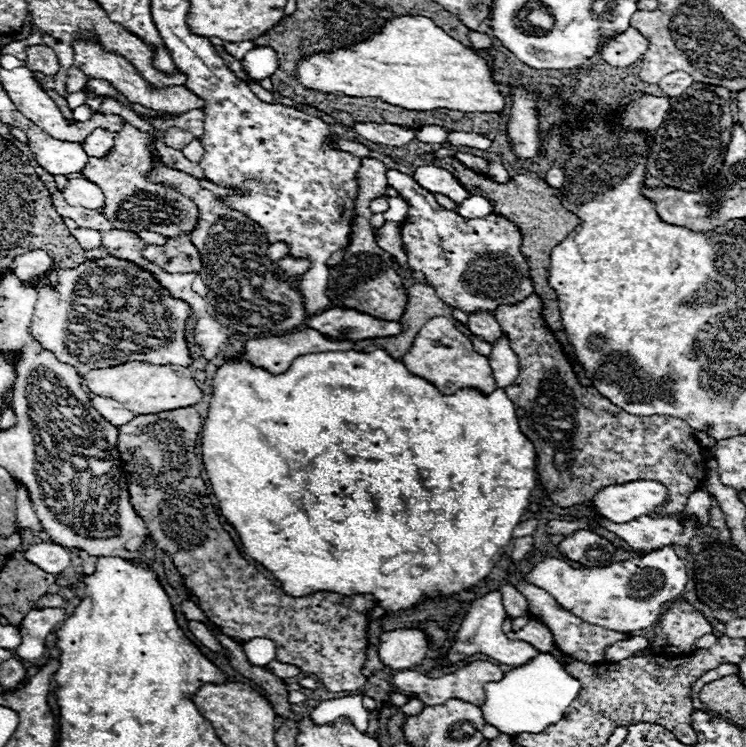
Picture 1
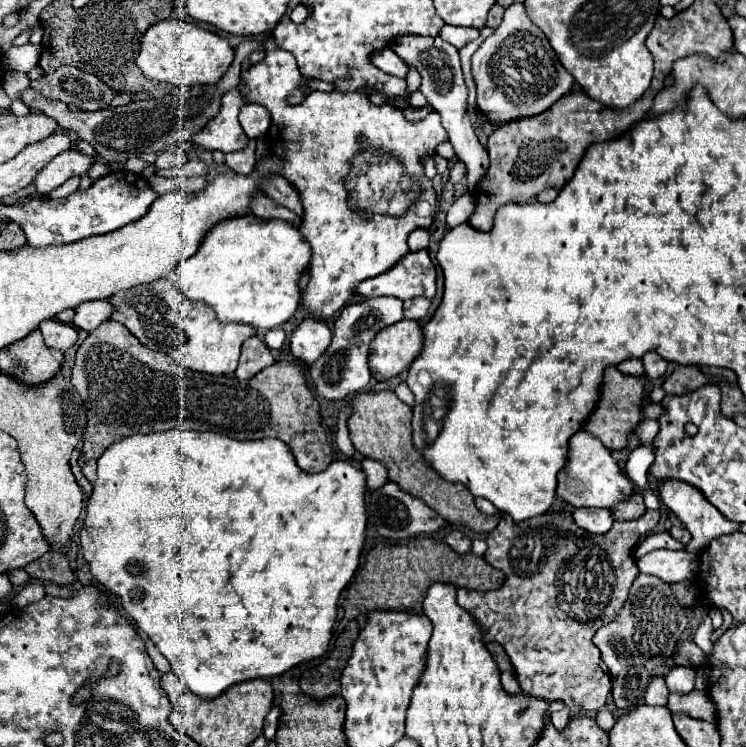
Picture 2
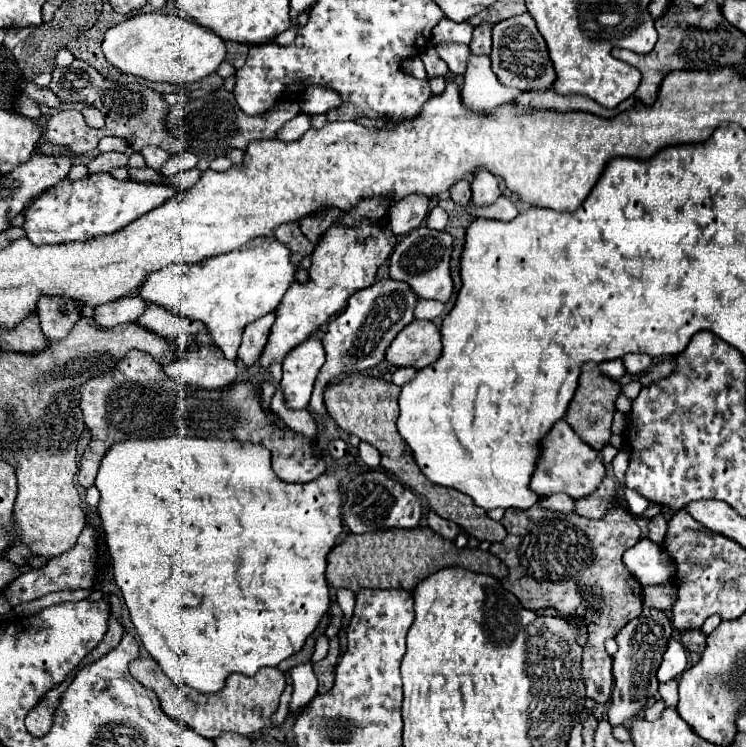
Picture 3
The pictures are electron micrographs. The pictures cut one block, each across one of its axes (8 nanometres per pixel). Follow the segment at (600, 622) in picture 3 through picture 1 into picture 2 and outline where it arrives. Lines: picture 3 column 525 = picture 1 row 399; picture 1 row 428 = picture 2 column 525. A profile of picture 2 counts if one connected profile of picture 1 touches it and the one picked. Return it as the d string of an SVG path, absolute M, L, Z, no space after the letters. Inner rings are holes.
M648 510L642 518L630 522L614 522L612 530L604 536L586 534L578 528L568 512L546 512L516 524L508 514L502 514L498 526L488 534L488 550L484 558L498 570L504 570L506 582L496 592L469 592L457 588L457 602L474 616L482 626L484 642L498 642L504 646L512 660L520 688L534 698L546 702L560 700L566 706L580 706L584 710L600 710L610 694L610 678L600 668L600 650L592 644L594 630L610 622L622 608L630 582L636 578L634 548L646 532L660 520L660 510ZM582 548L600 550L608 554L576 554Z

